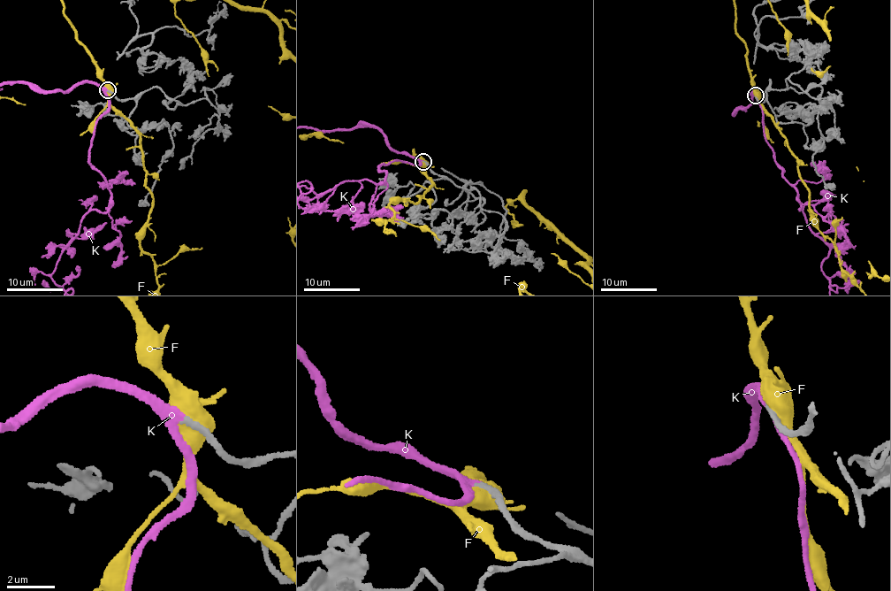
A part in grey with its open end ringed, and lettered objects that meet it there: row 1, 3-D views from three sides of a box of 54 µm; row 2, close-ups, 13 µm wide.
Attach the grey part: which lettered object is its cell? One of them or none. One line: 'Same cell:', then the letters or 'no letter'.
Same cell: K

